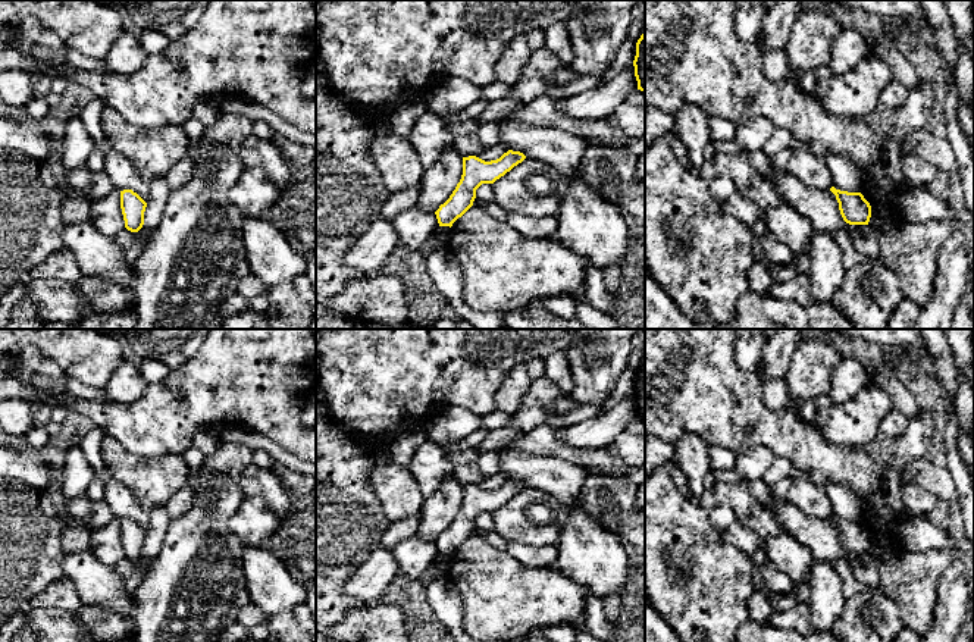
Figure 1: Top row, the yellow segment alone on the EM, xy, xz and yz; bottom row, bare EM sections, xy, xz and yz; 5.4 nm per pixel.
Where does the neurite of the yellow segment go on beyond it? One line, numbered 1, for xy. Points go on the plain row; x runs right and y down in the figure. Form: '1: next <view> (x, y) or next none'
1: next none

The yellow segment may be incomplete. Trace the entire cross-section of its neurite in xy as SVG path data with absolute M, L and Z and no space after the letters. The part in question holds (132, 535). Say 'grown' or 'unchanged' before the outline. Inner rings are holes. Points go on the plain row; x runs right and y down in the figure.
unchanged | M132 519L120 520L120 538L128 560L138 561L143 557L145 536L147 532Z

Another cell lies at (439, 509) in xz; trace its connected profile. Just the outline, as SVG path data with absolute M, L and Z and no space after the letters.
M455 476L442 480L438 489L423 497L417 535L425 541L436 541L444 533L463 504L463 486Z

